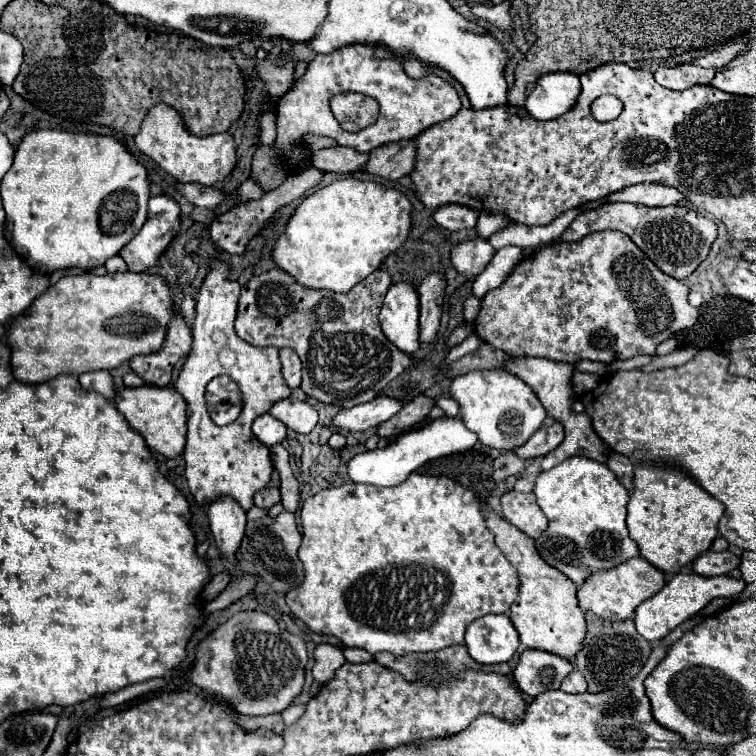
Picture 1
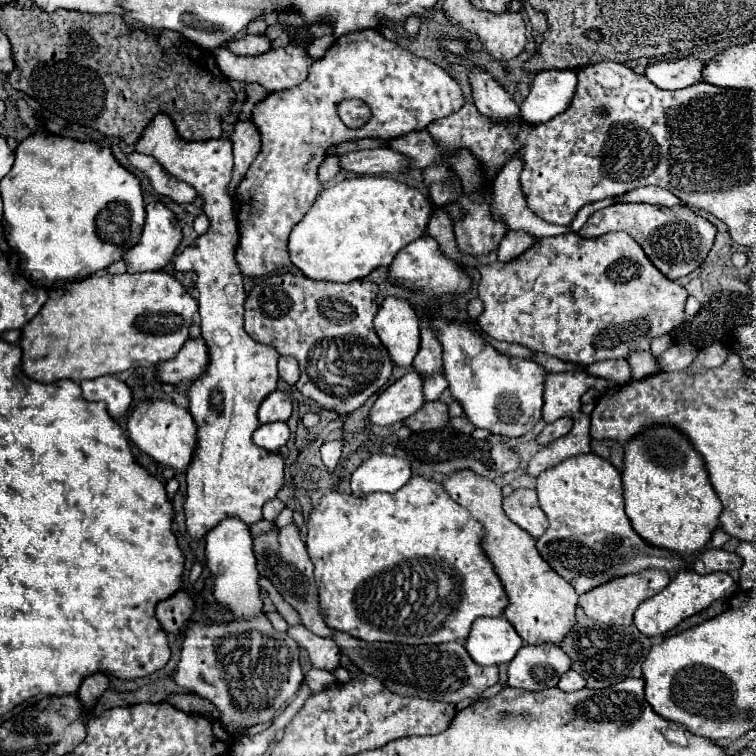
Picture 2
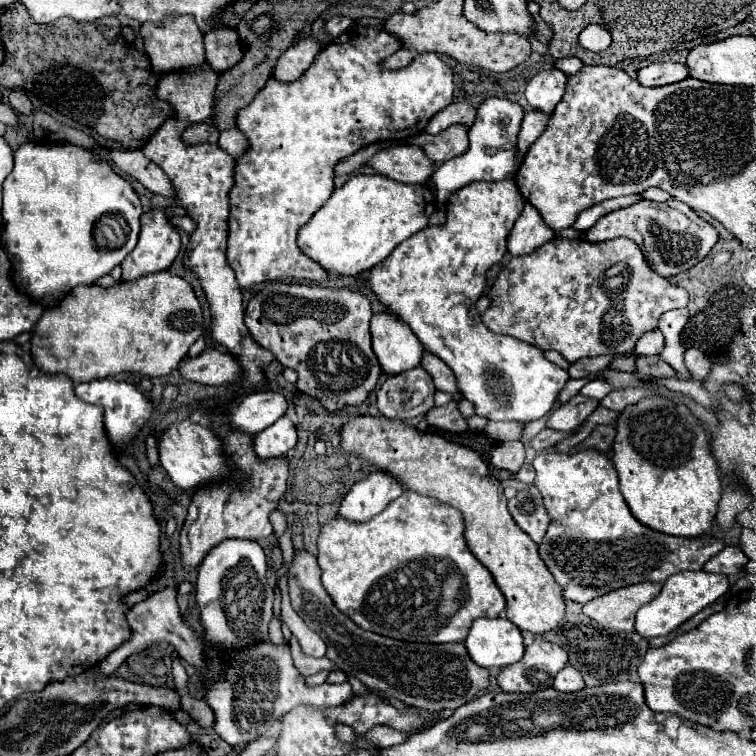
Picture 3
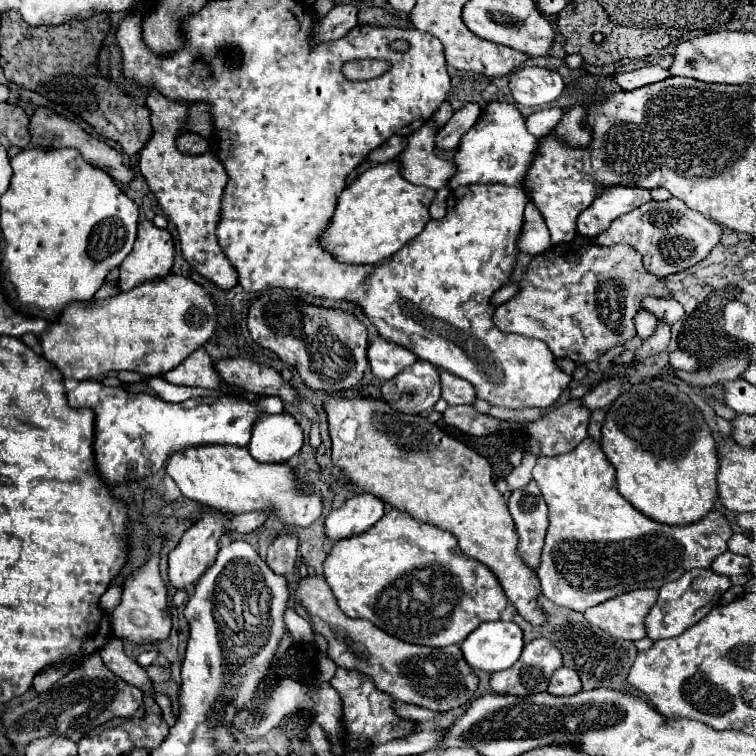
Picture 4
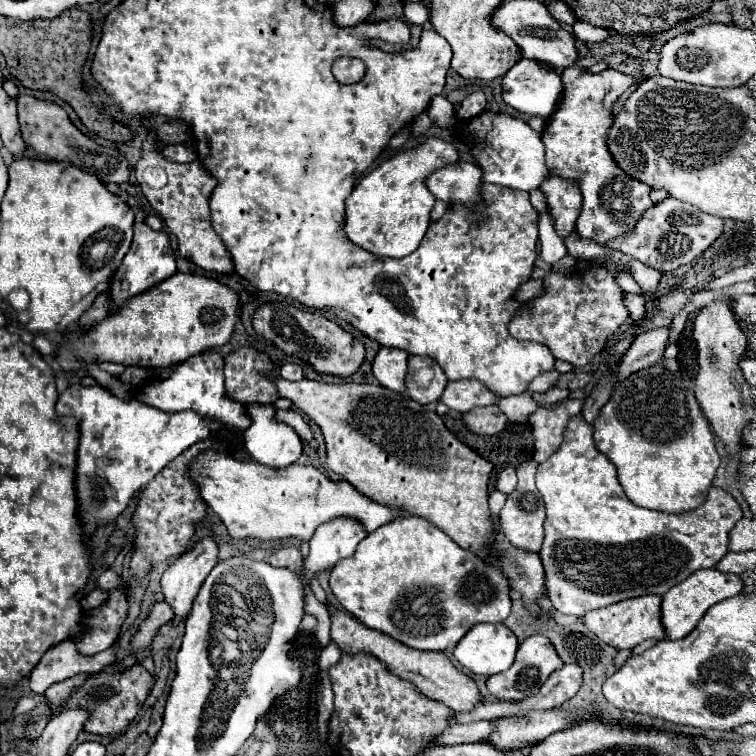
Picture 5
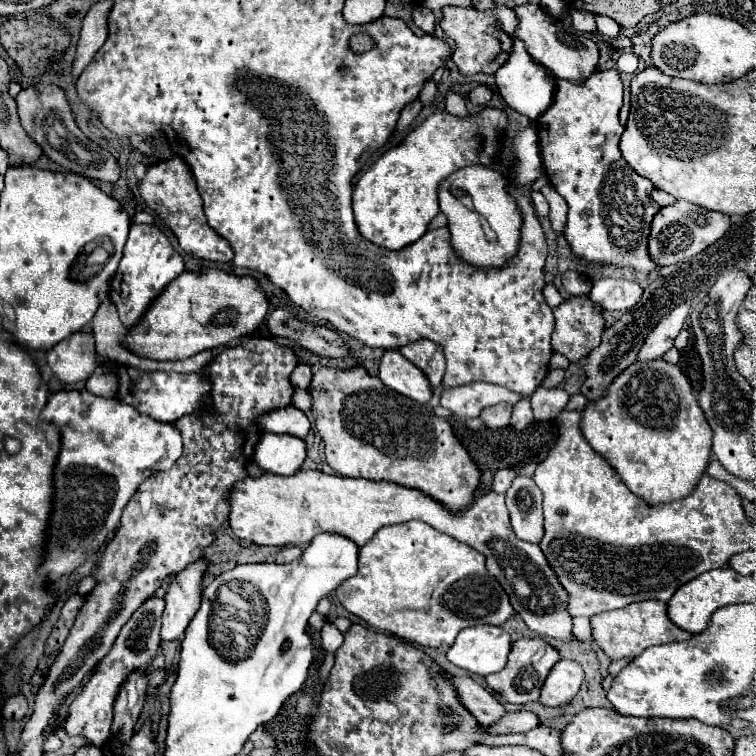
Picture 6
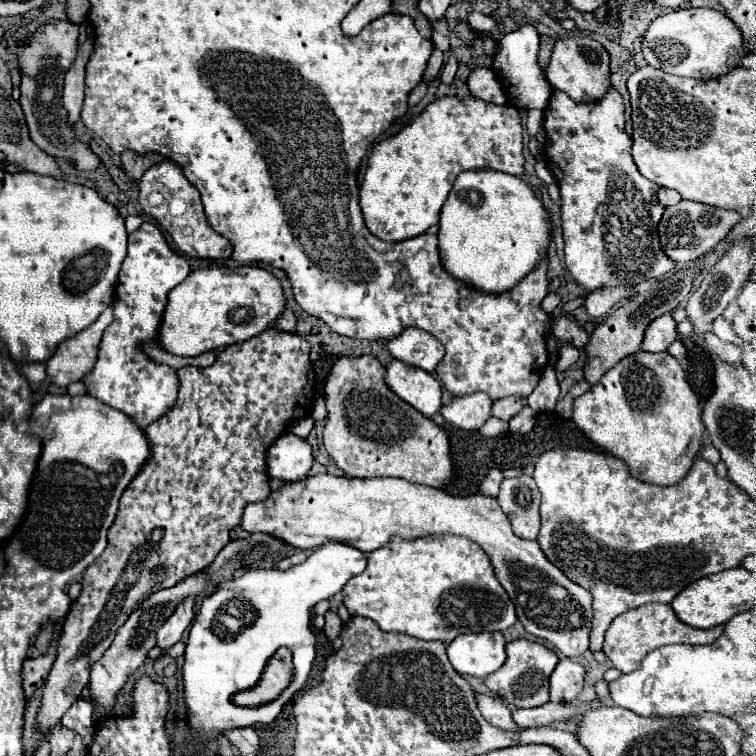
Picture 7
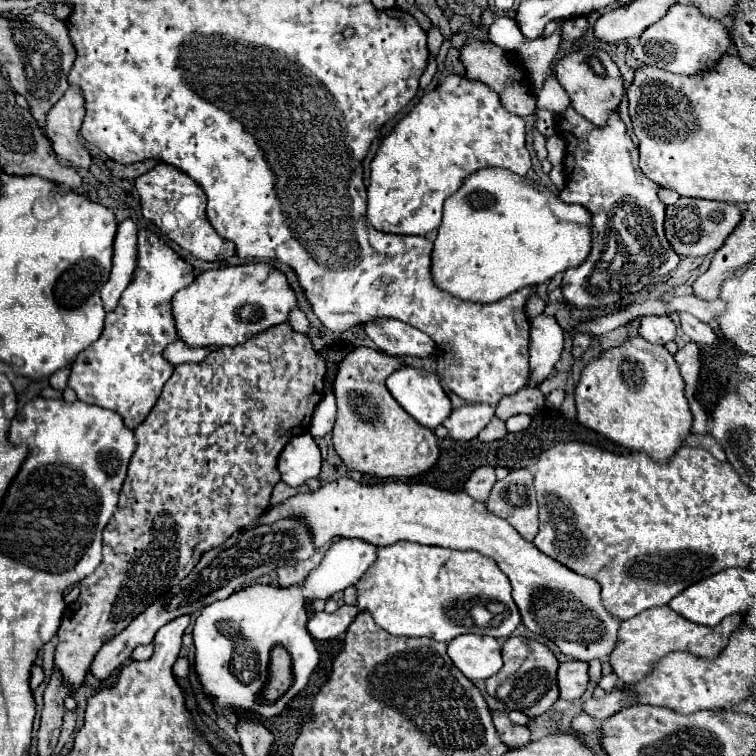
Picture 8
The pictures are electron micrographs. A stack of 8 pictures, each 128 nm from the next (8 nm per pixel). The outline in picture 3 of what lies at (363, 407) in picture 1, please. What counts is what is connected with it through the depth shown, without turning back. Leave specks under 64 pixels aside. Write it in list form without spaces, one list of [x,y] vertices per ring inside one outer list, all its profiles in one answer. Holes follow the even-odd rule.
[[[412,368],[402,374],[390,376],[378,390],[380,414],[396,420],[408,420],[426,414],[434,406],[432,376],[424,368]]]

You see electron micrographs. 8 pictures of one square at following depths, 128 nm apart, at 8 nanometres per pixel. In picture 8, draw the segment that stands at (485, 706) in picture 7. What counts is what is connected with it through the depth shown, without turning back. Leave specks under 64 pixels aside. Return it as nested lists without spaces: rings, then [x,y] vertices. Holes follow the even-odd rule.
[[[492,712],[492,718],[494,718],[494,726],[498,730],[498,736],[508,746],[508,750],[522,748],[524,744],[530,742],[530,730],[528,730],[528,726],[512,724],[508,720],[506,712]]]

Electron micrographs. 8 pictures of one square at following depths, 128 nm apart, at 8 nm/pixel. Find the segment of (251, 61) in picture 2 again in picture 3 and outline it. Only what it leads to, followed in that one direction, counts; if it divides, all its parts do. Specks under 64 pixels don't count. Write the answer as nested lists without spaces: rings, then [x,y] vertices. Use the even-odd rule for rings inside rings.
[[[314,34],[302,36],[296,44],[292,44],[276,62],[272,74],[282,80],[290,82],[300,78],[300,74],[312,64],[316,54],[322,50],[322,44],[314,38]]]

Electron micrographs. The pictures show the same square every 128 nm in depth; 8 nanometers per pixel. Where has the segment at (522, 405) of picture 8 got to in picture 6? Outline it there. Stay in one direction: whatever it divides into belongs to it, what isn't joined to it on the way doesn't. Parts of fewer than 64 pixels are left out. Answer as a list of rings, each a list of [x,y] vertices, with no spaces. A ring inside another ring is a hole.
[[[496,404],[496,406],[488,406],[482,410],[480,420],[488,426],[488,428],[504,428],[508,426],[508,420],[512,416],[512,408],[510,404]]]

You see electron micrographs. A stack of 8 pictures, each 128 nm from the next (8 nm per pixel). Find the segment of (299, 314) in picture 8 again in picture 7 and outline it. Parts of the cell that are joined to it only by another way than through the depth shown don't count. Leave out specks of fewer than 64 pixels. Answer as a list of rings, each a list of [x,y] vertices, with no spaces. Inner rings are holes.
[[[286,308],[276,322],[276,328],[284,330],[284,332],[294,332],[296,330],[296,314],[290,308]]]

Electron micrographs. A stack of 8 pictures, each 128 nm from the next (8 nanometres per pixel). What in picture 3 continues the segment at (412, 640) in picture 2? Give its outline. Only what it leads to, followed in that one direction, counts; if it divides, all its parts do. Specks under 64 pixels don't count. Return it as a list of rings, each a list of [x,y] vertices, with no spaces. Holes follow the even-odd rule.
[[[402,492],[384,512],[380,512],[378,516],[374,516],[372,520],[364,522],[364,524],[354,524],[354,522],[346,522],[340,518],[332,518],[320,532],[318,538],[318,564],[322,568],[322,584],[326,588],[326,592],[330,594],[330,598],[334,600],[334,606],[350,616],[360,628],[388,636],[388,638],[396,638],[396,640],[406,640],[406,642],[430,642],[430,644],[444,644],[444,642],[464,642],[472,622],[476,618],[500,618],[506,610],[506,600],[500,592],[500,588],[496,586],[492,574],[488,572],[486,566],[482,566],[476,556],[468,550],[466,542],[464,542],[464,520],[462,514],[446,504],[438,504],[436,500],[430,500],[426,496],[420,496],[416,492]]]

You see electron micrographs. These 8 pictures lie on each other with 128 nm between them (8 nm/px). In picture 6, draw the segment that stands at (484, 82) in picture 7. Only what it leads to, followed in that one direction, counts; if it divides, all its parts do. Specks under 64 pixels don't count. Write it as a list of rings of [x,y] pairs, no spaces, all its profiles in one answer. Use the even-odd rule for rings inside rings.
[[[480,84],[476,86],[472,92],[470,92],[470,100],[478,106],[486,106],[490,100],[492,100],[492,88],[486,86],[486,84]]]

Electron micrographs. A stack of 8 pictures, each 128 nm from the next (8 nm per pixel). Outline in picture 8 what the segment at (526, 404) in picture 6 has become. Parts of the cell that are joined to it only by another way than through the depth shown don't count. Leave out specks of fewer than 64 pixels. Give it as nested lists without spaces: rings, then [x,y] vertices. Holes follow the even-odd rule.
[[[514,416],[514,418],[506,420],[508,432],[520,432],[520,430],[528,428],[528,424],[530,424],[530,416]]]

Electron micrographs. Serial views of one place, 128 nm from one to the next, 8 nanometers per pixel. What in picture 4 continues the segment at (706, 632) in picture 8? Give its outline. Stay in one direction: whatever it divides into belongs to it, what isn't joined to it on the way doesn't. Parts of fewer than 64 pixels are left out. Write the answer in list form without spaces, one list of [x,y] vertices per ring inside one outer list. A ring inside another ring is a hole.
[[[634,590],[616,600],[606,600],[600,606],[592,606],[584,612],[586,620],[610,636],[622,640],[642,640],[646,638],[646,624],[644,618],[652,610],[654,602],[658,600],[656,590]]]

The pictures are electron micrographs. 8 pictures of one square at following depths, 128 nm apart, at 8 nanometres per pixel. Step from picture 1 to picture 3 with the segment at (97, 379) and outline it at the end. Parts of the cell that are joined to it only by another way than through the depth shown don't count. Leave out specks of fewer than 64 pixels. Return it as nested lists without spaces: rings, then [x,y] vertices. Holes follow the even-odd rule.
[[[112,378],[92,380],[88,384],[78,384],[74,388],[74,392],[80,400],[84,400],[88,404],[100,404],[104,408],[104,426],[106,426],[106,434],[108,434],[114,450],[122,450],[122,448],[130,446],[132,440],[142,432],[142,428],[154,414],[154,404],[128,382],[118,382]]]

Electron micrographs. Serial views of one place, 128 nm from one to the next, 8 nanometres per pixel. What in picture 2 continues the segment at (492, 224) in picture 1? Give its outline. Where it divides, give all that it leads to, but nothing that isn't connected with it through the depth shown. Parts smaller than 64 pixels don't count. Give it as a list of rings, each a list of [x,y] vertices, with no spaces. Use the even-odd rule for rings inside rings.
[[[516,152],[494,178],[494,202],[492,214],[506,222],[510,230],[526,230],[536,238],[542,236],[560,236],[570,232],[568,226],[554,226],[540,220],[524,202],[524,192],[518,184],[522,172],[522,154]]]

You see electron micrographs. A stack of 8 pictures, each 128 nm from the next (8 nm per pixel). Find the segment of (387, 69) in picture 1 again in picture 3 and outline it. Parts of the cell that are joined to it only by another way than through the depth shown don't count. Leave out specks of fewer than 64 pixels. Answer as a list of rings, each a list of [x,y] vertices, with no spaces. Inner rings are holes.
[[[360,26],[360,30],[352,28],[348,30],[346,34],[342,34],[338,40],[330,42],[316,58],[314,62],[310,64],[310,68],[294,82],[290,84],[282,84],[280,80],[276,80],[274,76],[270,76],[264,84],[264,88],[254,96],[254,100],[236,112],[236,126],[240,132],[244,132],[244,136],[248,138],[248,150],[236,160],[236,180],[234,180],[234,186],[230,190],[230,218],[228,218],[228,248],[226,248],[226,258],[228,258],[228,264],[232,266],[232,270],[236,272],[236,278],[238,278],[238,284],[242,288],[252,288],[254,284],[260,284],[260,282],[274,282],[274,280],[282,280],[282,278],[296,278],[296,280],[308,280],[308,282],[322,282],[322,280],[328,280],[328,272],[312,262],[312,258],[308,256],[286,256],[286,254],[300,254],[300,248],[296,244],[296,238],[298,238],[298,232],[300,232],[300,226],[308,224],[308,220],[316,214],[316,210],[320,210],[326,200],[332,196],[334,192],[334,166],[346,158],[346,156],[352,156],[356,154],[360,148],[364,146],[370,146],[374,142],[382,142],[382,140],[406,140],[408,136],[418,136],[420,132],[424,132],[428,120],[440,112],[442,108],[446,108],[452,98],[454,98],[454,82],[452,82],[452,70],[448,64],[444,64],[438,54],[434,52],[424,52],[420,56],[416,56],[406,68],[402,70],[396,70],[392,72],[392,76],[384,76],[384,70],[380,68],[380,62],[386,58],[386,56],[392,56],[394,52],[400,50],[400,40],[396,36],[392,36],[390,32],[386,30],[378,30],[378,28],[364,28]]]

